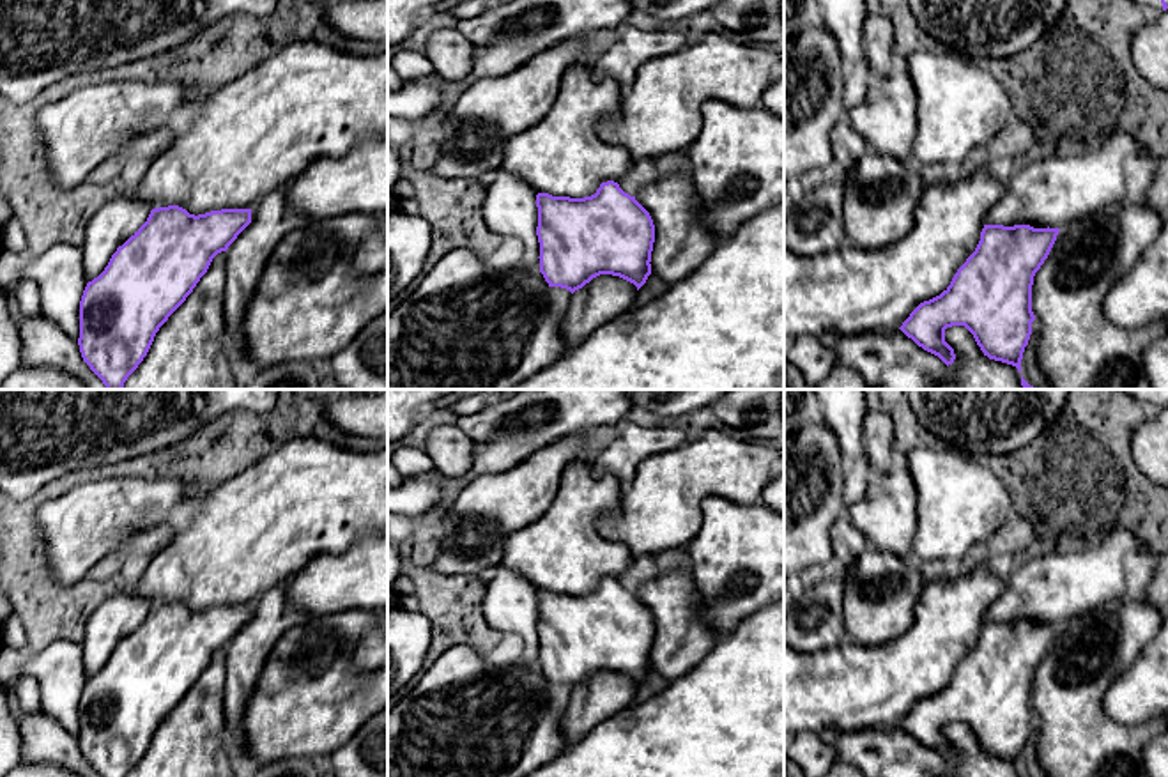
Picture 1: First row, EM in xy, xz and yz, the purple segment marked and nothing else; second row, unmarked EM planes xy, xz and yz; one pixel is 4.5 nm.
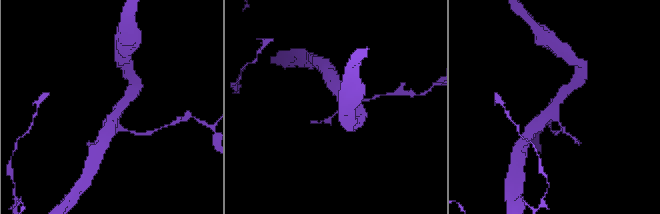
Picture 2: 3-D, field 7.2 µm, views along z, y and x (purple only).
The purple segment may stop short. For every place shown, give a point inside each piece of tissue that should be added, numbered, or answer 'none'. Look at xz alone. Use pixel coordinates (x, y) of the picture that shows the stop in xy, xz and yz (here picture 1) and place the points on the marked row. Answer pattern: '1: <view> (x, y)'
1: xz (510, 209)

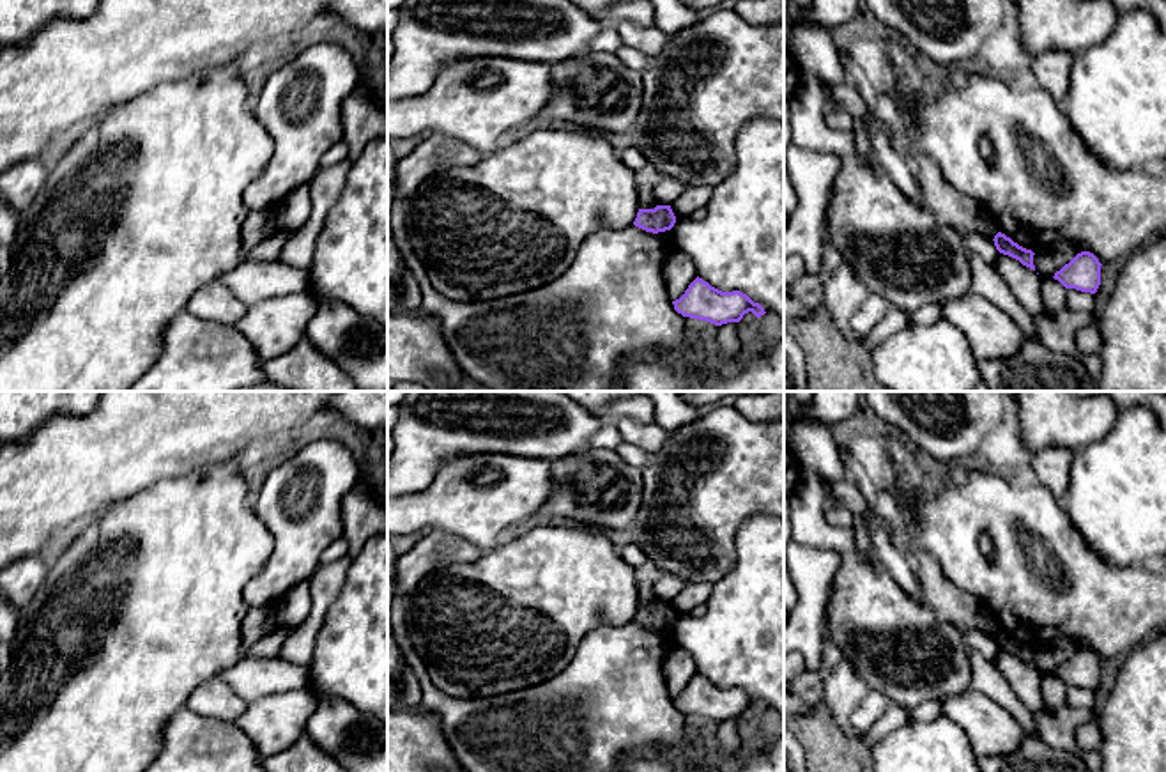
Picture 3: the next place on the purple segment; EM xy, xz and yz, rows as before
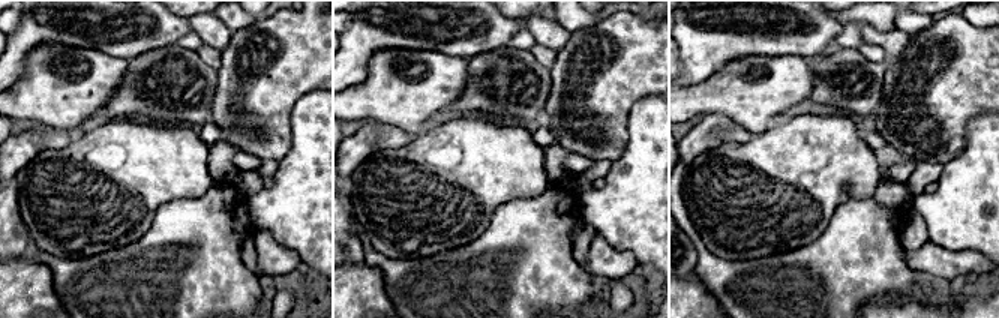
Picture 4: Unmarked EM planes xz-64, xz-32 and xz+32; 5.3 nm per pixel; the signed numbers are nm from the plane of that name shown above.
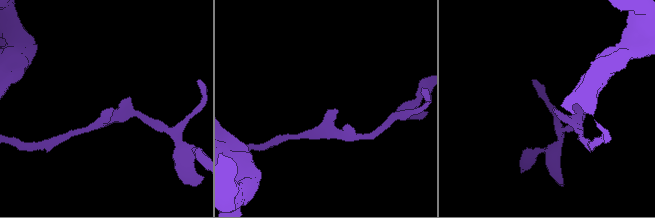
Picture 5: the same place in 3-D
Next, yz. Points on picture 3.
none

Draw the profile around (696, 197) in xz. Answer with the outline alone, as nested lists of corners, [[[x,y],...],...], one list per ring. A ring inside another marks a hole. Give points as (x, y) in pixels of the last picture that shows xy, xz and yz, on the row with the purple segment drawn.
[[[690,186],[679,198],[671,205],[676,221],[688,220],[690,214],[701,207],[706,207],[708,200],[713,195],[711,186]]]

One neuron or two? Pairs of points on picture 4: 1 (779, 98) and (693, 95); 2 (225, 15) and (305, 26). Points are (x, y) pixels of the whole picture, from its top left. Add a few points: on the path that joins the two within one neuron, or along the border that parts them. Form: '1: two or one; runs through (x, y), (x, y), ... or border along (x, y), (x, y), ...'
1: one; runs through (758, 95), (714, 95)
2: two; border along (257, 20), (234, 32)

